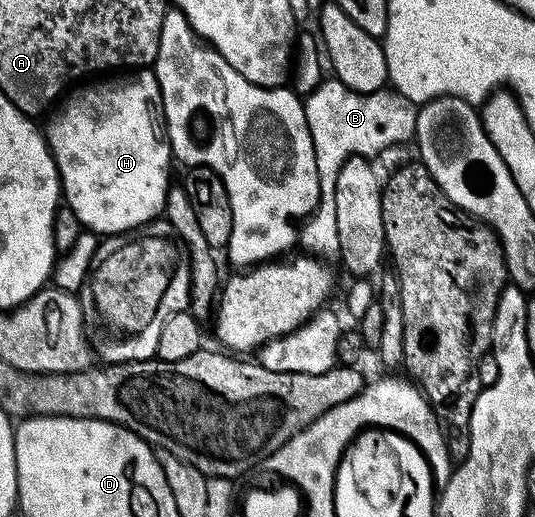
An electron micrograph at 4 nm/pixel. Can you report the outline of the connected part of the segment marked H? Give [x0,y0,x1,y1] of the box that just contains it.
[46,68,174,236]

